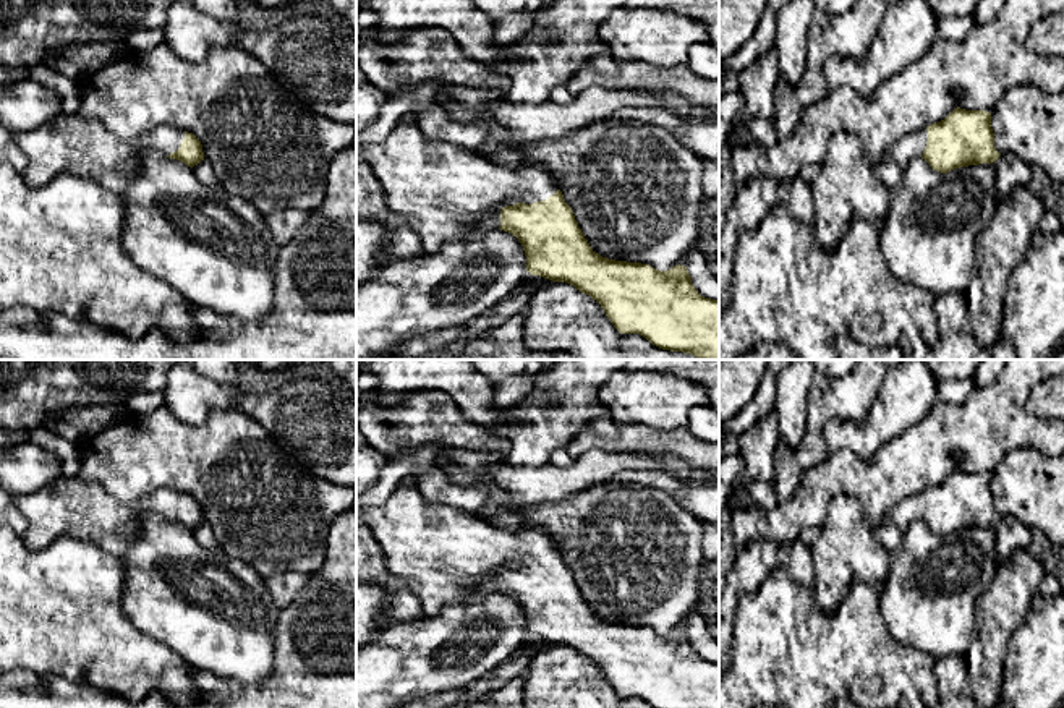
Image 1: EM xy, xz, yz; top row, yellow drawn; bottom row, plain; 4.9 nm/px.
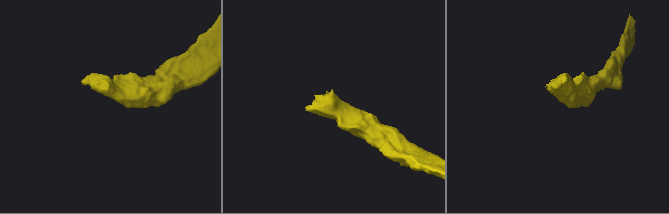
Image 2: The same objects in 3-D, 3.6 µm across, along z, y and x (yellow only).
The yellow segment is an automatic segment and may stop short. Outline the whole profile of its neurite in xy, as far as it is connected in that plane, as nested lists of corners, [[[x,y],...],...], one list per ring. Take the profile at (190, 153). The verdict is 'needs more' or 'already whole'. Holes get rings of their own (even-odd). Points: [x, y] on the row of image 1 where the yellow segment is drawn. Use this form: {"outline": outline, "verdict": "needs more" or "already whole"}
{"outline": [[[62,112],[52,122],[15,136],[29,159],[23,178],[31,188],[40,188],[68,172],[123,198],[138,173],[138,162],[149,152],[181,160],[191,168],[204,160],[201,141],[168,125],[121,139],[97,118]]], "verdict": "needs more"}

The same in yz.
{"outline": [[[954,109],[944,120],[907,133],[892,144],[889,156],[904,170],[915,157],[925,159],[936,172],[993,164],[999,159],[994,147],[991,113]]], "verdict": "needs more"}

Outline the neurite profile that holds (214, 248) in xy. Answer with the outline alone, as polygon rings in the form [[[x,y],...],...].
[[[149,152],[139,159],[123,203],[123,251],[139,269],[177,288],[193,306],[243,321],[270,311],[280,245],[246,199],[204,185],[181,160]]]

